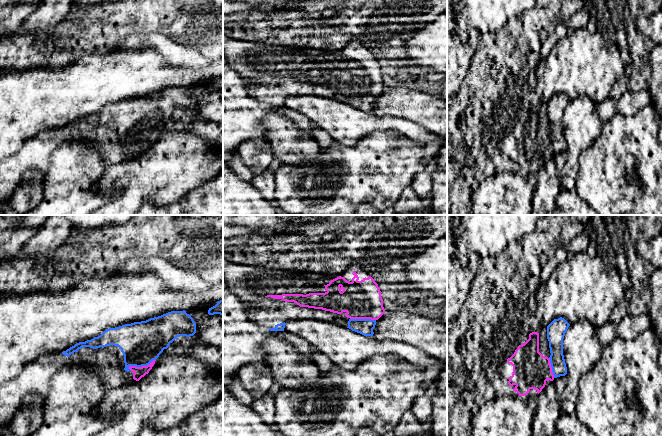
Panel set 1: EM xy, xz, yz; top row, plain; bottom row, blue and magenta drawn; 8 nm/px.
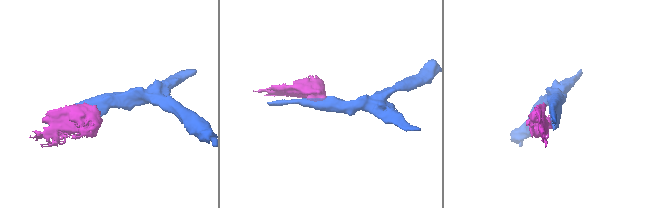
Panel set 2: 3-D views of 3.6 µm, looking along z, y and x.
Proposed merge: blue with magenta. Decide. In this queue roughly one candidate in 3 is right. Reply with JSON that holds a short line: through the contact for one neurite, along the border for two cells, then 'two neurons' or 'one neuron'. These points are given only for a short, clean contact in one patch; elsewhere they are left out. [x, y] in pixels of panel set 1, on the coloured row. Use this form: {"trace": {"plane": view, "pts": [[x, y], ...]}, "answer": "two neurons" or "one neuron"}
{"trace": {"plane": "xy", "pts": [[142, 342], [141, 366], [139, 372]]}, "answer": "one neuron"}

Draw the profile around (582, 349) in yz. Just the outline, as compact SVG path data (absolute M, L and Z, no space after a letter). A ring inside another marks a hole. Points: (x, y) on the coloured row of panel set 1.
M587 319L571 324L563 339L563 355L567 383L560 396L560 414L572 414L575 413L580 378L595 366L602 355L598 329Z

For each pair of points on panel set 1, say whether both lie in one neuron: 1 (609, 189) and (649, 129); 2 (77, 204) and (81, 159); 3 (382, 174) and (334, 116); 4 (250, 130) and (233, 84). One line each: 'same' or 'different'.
1: same
2: same
3: different
4: same

